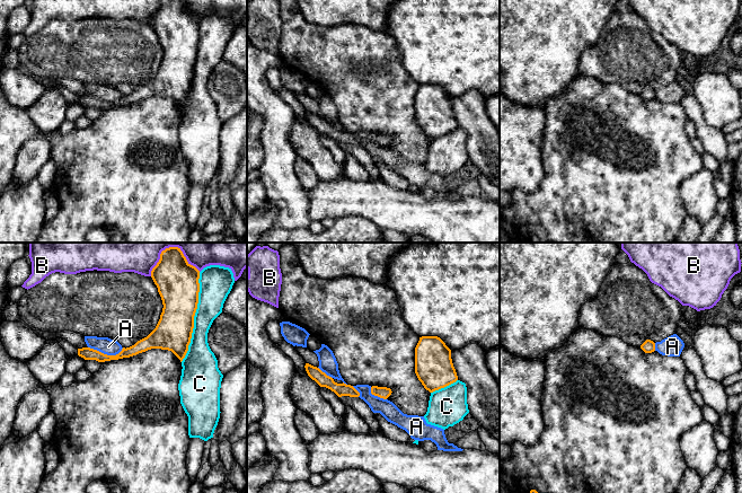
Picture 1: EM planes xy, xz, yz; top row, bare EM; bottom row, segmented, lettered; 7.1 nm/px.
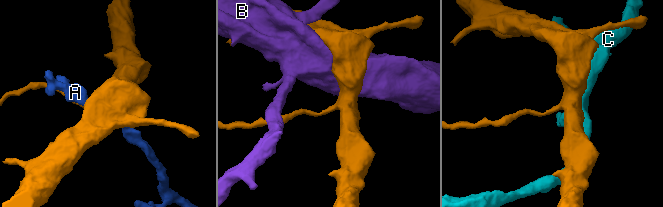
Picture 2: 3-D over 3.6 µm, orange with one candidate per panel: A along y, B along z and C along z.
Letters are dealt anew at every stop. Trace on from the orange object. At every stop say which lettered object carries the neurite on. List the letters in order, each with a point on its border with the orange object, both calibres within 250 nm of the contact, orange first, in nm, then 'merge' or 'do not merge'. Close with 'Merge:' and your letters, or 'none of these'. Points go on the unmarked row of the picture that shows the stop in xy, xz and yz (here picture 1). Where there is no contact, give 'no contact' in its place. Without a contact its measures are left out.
A: meets orange in xy at (106, 102); 90 nm thick on the orange side, 120 nm on the other; do not merge
B: meets orange in xy at (157, 11); 300 nm thick on the orange side, 160 nm on the other; do not merge
C: meets orange in xy at (193, 64); 300 nm thick on the orange side, 200 nm on the other; do not merge
Merge: none of these

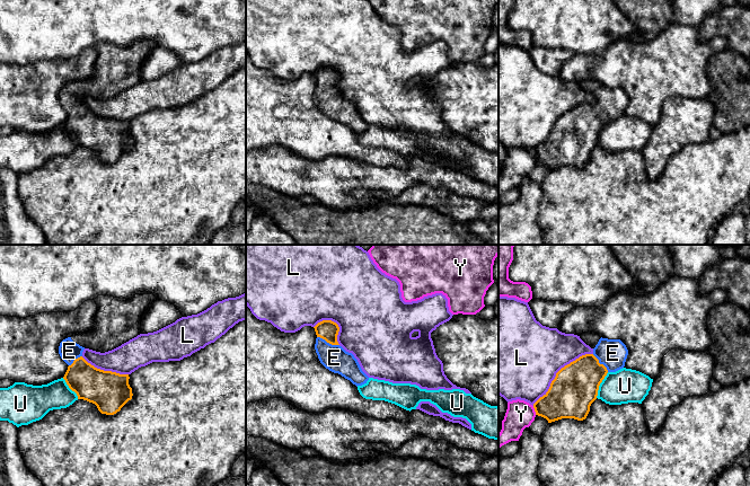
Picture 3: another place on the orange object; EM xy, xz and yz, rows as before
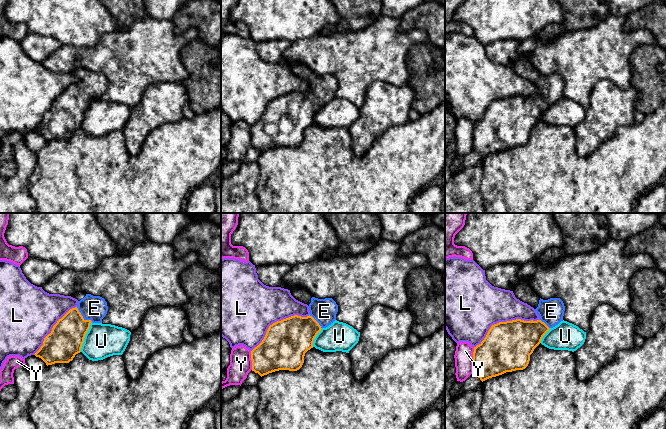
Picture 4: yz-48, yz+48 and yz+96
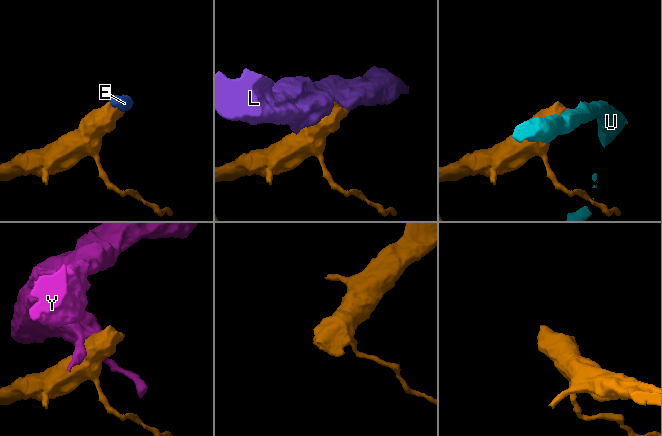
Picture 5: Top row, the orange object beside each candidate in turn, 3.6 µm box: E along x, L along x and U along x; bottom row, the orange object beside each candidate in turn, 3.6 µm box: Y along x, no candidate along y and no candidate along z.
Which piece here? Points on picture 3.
E: meets orange in xz at (328, 89); 140 nm thick on the orange side, 190 nm on the other; merge
L: meets orange in yz at (558, 118); 320 nm thick on the orange side, 480 nm on the other; do not merge
U: meets orange in yz at (599, 132); 320 nm thick on the orange side, 240 nm on the other; do not merge
Y: meets orange in yz at (535, 158); 280 nm thick on the orange side, 200 nm on the other; do not merge
Merge: E

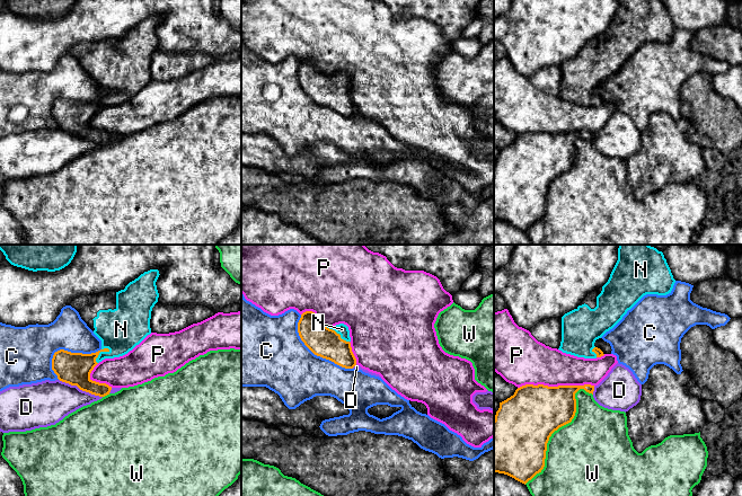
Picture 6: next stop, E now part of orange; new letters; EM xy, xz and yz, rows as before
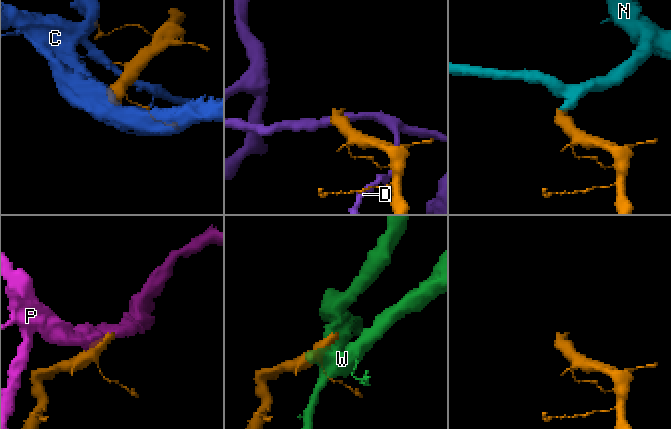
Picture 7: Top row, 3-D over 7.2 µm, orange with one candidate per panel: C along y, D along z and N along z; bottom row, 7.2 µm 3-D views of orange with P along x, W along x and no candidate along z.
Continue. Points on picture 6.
C: meets orange in xz at (314, 100); 220 nm thick on the orange side, 420 nm on the other; do not merge
D: meets orange in xy at (80, 136); 220 nm thick on the orange side, 300 nm on the other; do not merge
N: meets orange in xy at (98, 102); 220 nm thick on the orange side, 300 nm on the other; merge
P: meets orange in yz at (556, 134); 400 nm thick on the orange side, 320 nm on the other; do not merge
W: meets orange in yz at (556, 177); 420 nm thick on the orange side, 480 nm on the other; do not merge
Merge: N

